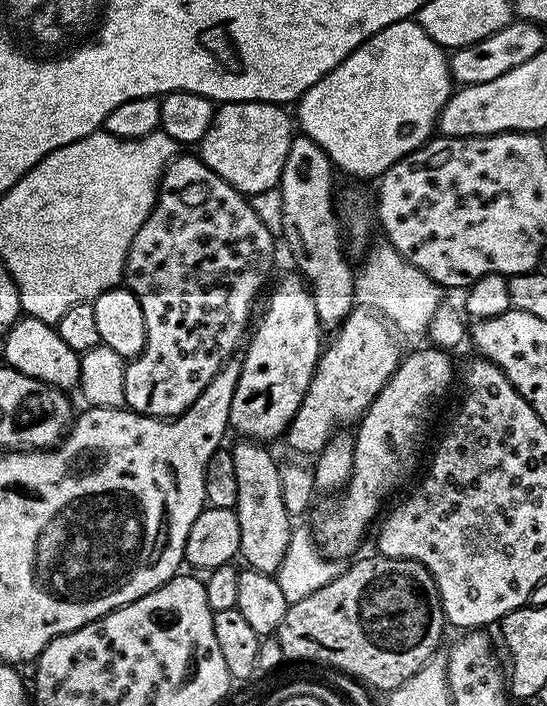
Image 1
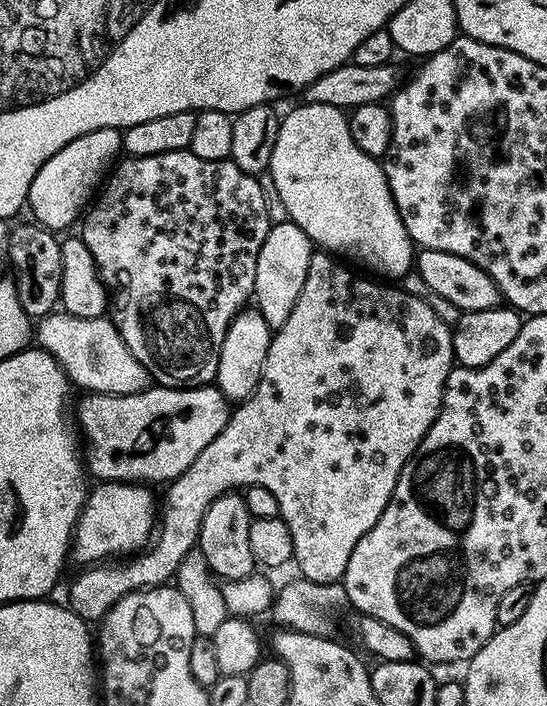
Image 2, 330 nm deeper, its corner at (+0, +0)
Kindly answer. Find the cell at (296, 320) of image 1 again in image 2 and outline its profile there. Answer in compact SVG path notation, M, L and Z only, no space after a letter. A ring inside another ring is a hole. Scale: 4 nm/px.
M285 222L269 227L266 242L262 242L262 250L258 250L258 266L254 270L254 307L273 330L281 328L286 318L290 318L302 282L306 282L313 251L312 239L296 224Z

